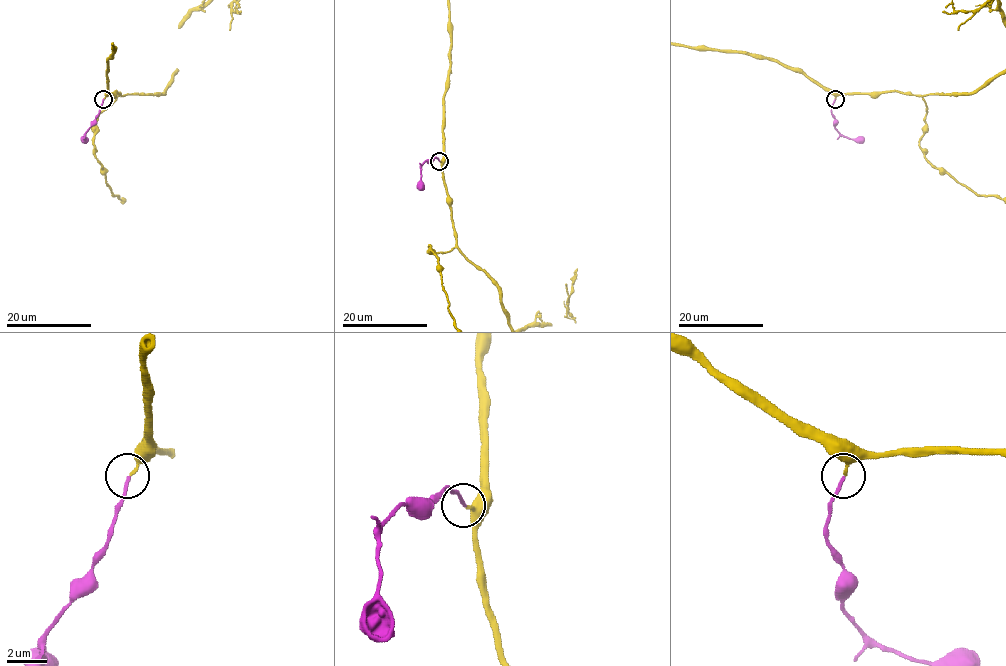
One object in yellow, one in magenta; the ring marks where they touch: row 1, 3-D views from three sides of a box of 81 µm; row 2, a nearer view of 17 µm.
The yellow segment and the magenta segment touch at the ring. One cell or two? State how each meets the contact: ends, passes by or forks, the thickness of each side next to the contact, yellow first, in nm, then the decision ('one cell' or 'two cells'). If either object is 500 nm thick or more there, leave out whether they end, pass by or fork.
yellow ends | magenta ends | 180/140 nm | one cell

